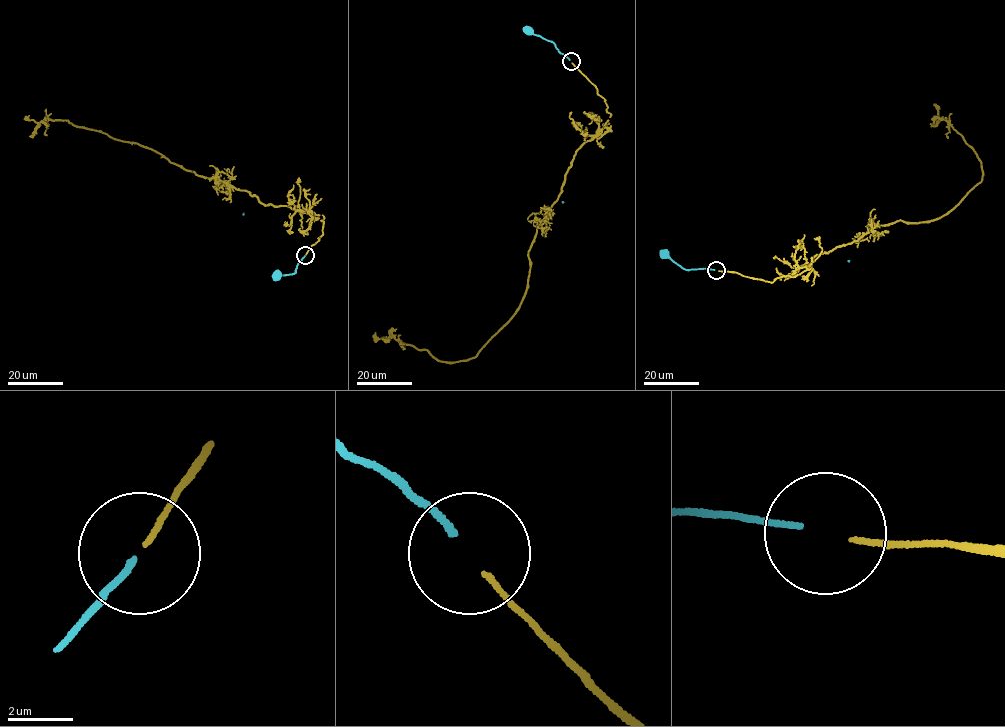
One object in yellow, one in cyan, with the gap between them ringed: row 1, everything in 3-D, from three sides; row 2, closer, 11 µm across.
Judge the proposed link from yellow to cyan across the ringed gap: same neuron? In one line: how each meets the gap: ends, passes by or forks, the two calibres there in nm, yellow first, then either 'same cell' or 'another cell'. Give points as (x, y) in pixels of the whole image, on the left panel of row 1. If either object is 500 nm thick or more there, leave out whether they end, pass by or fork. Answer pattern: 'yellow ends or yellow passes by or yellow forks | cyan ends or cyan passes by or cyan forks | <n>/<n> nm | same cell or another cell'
yellow ends | cyan ends | 140/180 nm | same cell

